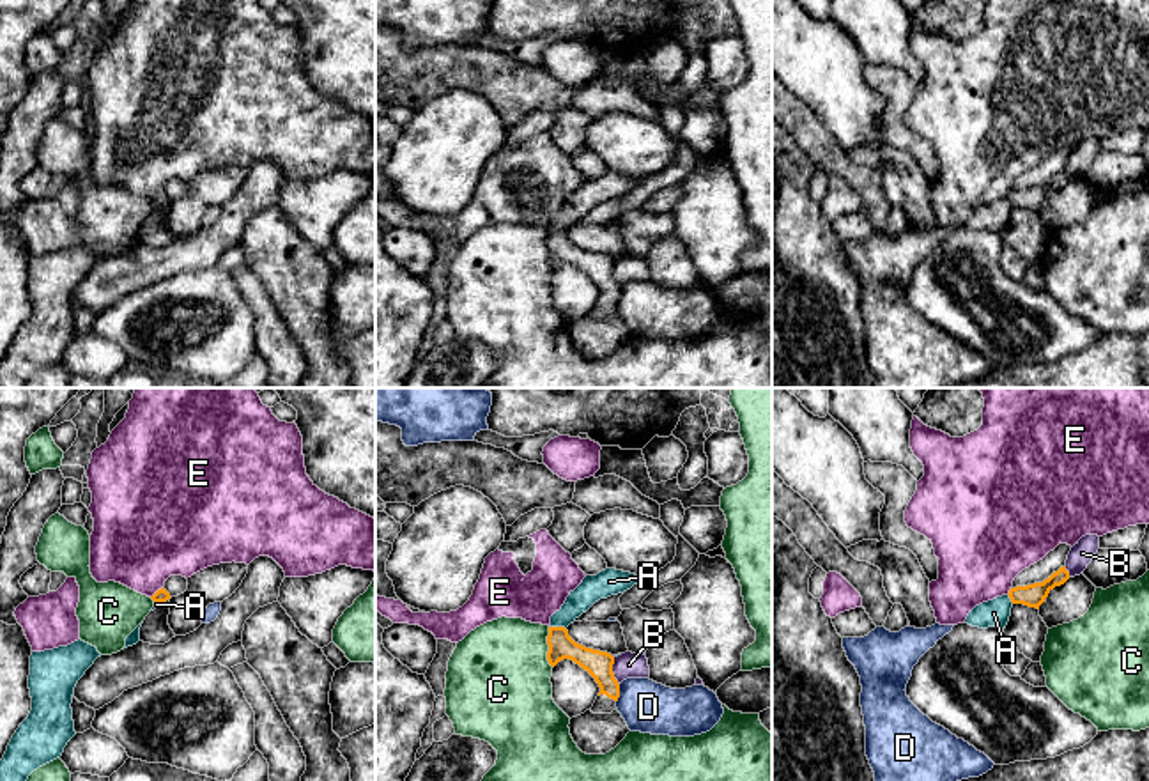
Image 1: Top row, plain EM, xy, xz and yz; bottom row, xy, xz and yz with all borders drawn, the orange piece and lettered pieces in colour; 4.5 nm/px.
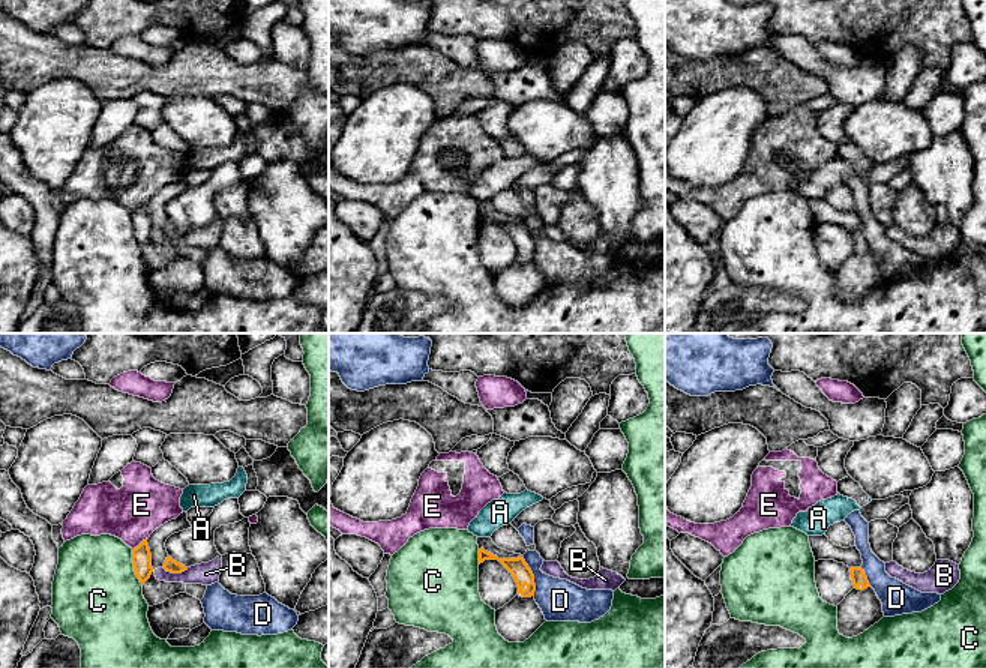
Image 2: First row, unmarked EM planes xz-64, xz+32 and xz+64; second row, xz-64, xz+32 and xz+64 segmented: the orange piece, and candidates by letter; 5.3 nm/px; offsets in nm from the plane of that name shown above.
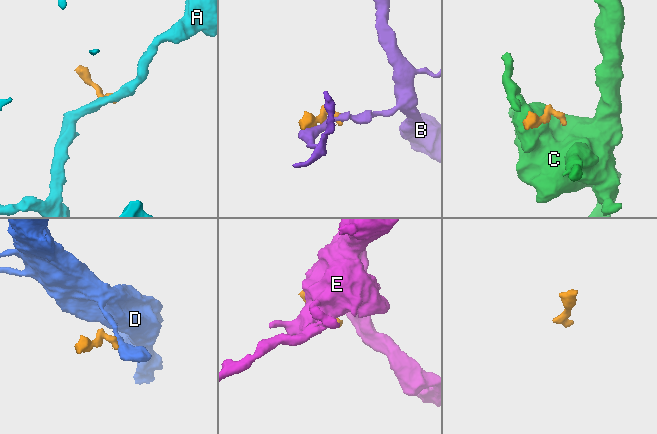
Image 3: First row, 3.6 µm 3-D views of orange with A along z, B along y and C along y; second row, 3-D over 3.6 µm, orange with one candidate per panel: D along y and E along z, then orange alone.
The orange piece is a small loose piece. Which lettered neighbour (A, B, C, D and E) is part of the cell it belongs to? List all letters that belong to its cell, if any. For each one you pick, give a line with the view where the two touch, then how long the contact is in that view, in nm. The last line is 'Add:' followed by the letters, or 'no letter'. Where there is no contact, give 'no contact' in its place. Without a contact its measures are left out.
Add: no letter

